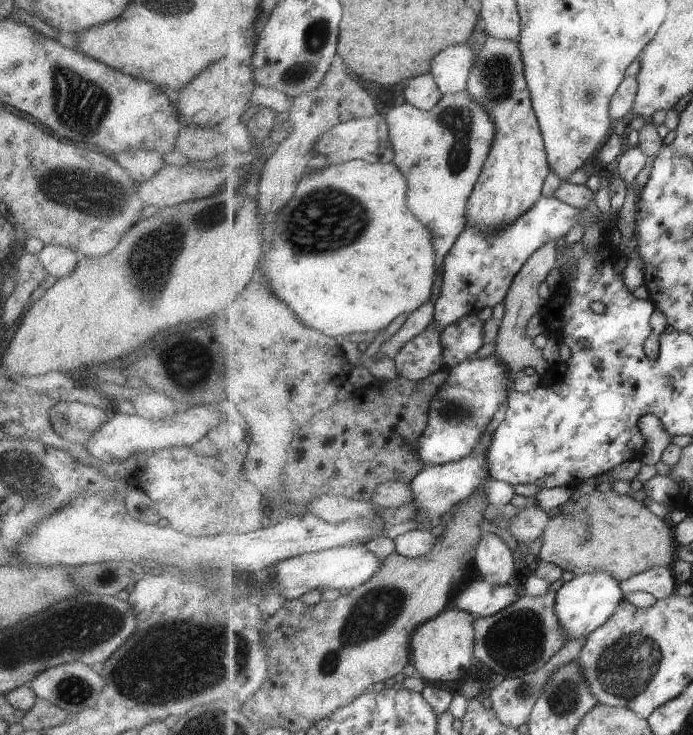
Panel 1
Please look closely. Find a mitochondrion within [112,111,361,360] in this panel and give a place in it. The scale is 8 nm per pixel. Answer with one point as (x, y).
(167, 239)

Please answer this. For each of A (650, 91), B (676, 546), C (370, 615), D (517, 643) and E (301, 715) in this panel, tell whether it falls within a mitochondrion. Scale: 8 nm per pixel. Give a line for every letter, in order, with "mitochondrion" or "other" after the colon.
A: other
B: other
C: mitochondrion
D: mitochondrion
E: other

